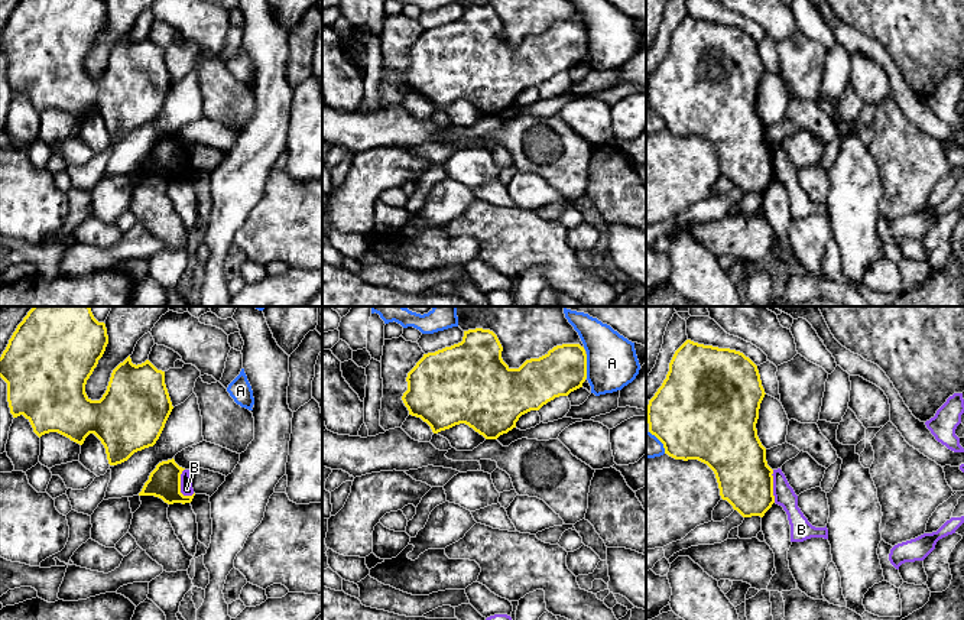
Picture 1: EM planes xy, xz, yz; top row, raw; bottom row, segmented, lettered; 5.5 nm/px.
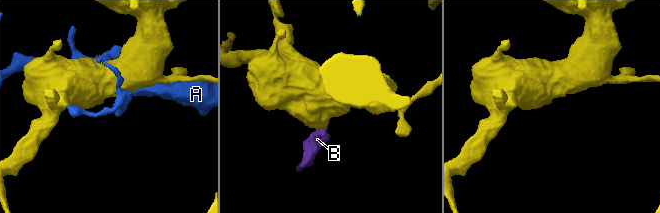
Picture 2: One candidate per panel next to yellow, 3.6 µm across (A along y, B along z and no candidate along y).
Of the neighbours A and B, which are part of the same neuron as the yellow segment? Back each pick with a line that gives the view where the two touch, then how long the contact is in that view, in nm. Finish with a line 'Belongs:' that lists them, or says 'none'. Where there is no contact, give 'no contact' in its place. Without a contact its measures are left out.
Belongs: none

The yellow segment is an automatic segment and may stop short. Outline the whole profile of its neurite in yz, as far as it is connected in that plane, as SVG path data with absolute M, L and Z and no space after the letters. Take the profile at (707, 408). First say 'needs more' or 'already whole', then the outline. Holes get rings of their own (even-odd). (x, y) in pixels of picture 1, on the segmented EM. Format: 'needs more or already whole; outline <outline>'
already whole; outline M687 340L675 351L666 379L649 400L646 410L649 432L663 444L665 454L675 460L698 460L707 464L715 474L721 499L743 517L763 517L775 503L773 470L767 465L766 448L756 429L765 395L757 366L743 353Z

